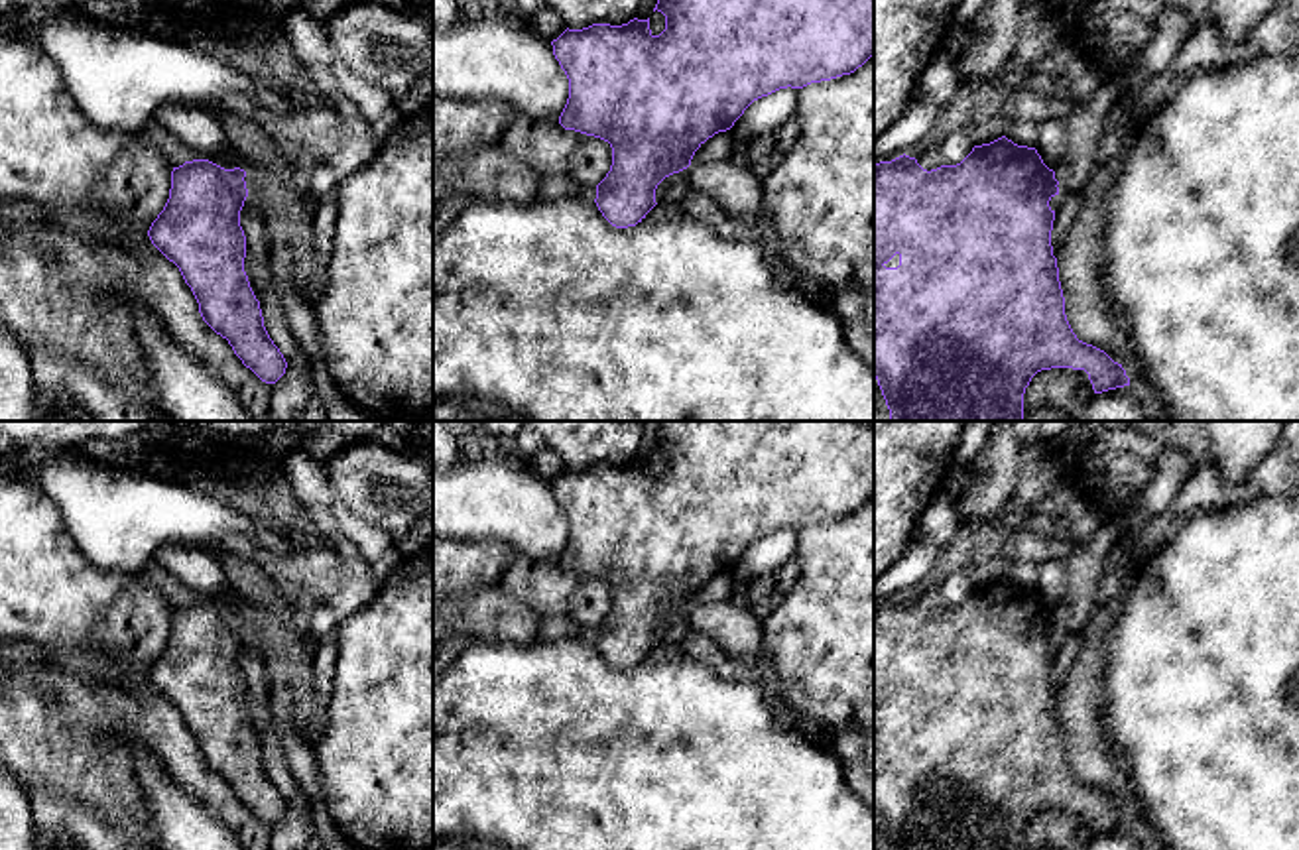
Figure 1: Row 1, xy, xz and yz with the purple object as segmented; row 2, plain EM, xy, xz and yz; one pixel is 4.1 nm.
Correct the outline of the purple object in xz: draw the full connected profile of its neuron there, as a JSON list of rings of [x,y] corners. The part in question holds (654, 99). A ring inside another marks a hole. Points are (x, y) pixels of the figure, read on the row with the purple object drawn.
[[[657,0],[665,30],[653,35],[648,20],[622,26],[592,24],[565,30],[551,41],[569,79],[569,98],[559,116],[565,130],[600,138],[612,148],[612,165],[596,185],[596,207],[616,228],[636,226],[657,205],[657,185],[691,165],[695,152],[726,132],[758,98],[779,89],[803,89],[854,73],[874,57],[874,0]]]

